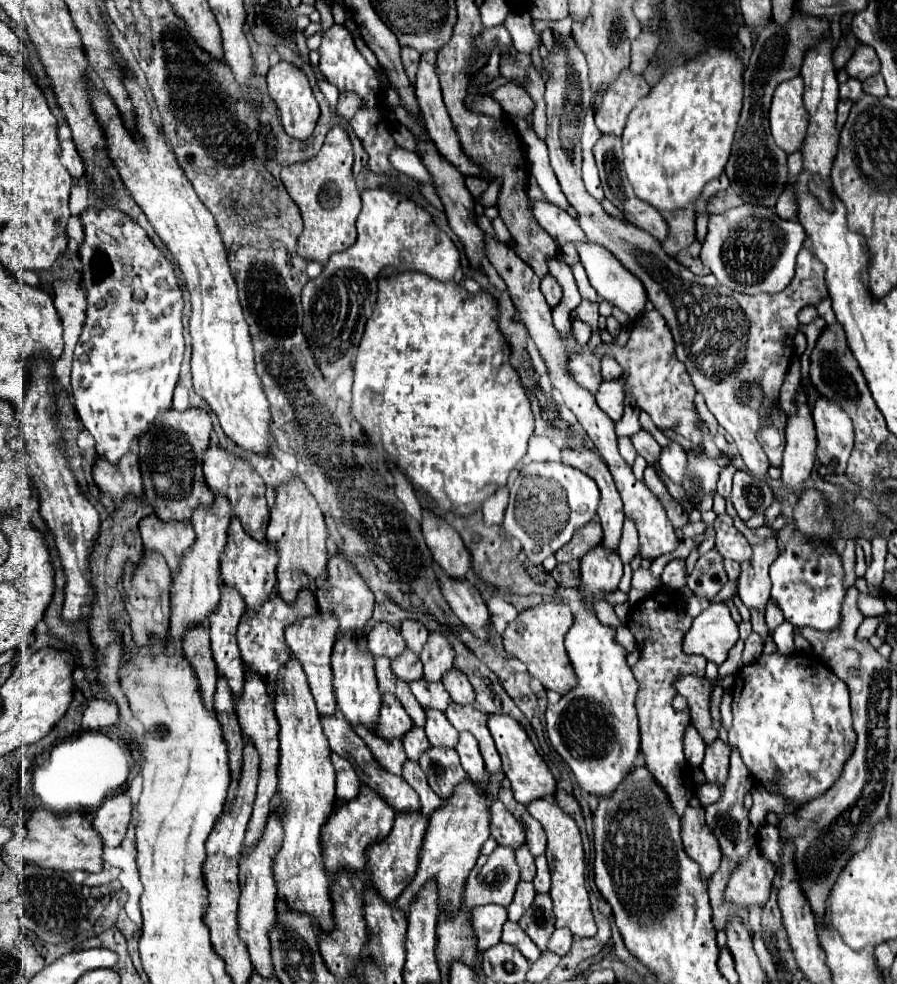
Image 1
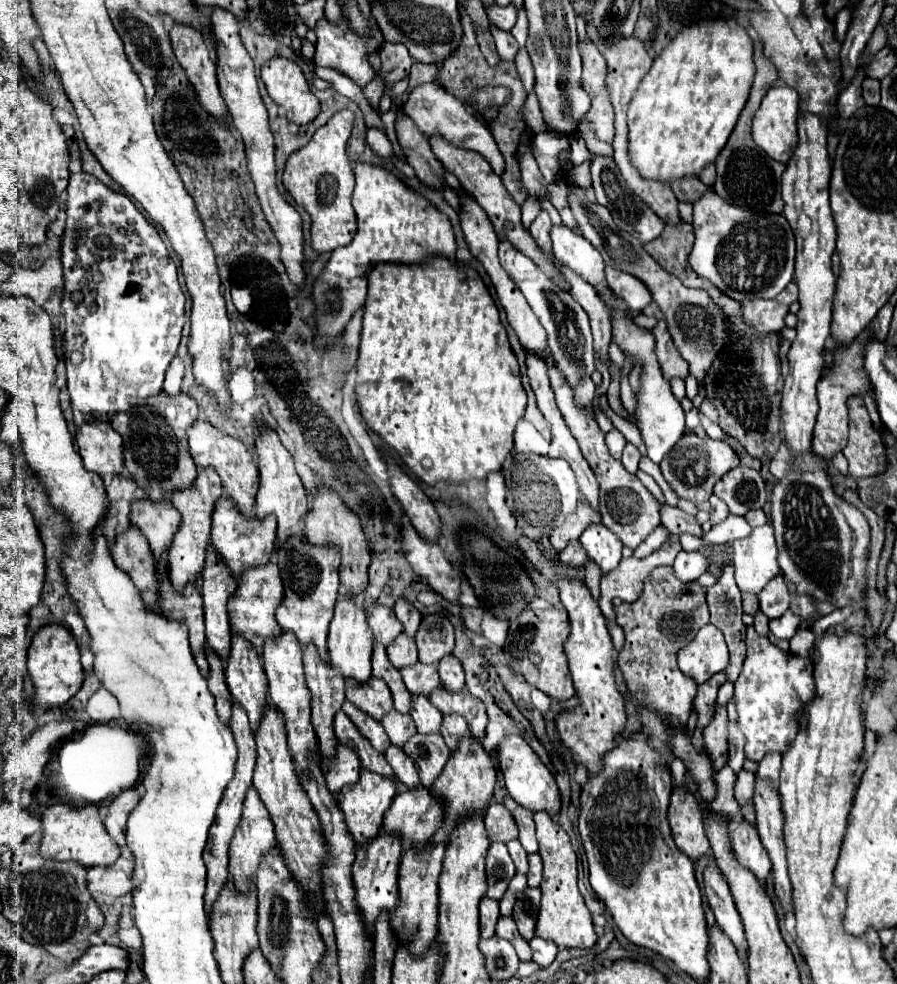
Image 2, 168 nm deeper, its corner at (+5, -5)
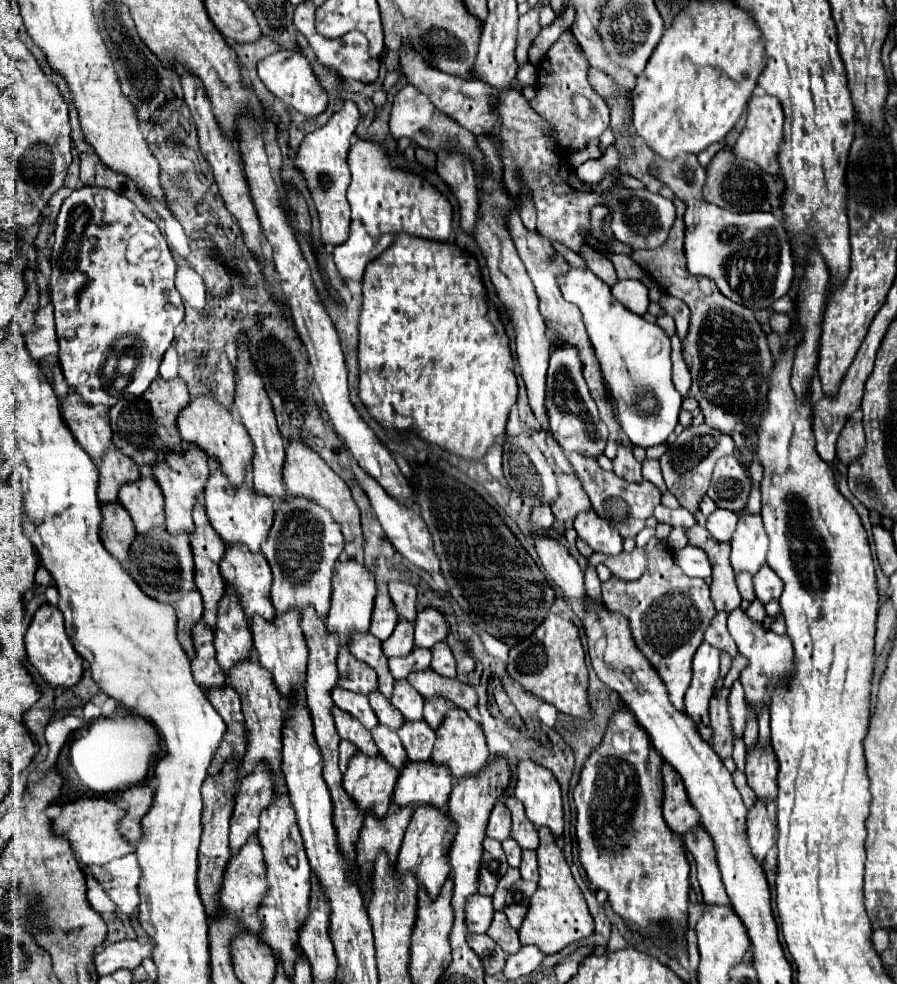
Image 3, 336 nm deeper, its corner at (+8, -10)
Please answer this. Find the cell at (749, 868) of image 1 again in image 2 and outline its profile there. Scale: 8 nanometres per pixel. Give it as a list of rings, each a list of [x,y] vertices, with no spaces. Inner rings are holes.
[[[741,822],[741,824],[731,824],[729,834],[737,862],[747,870],[751,870],[759,880],[765,880],[771,872],[771,862],[759,840],[757,830],[751,824]]]

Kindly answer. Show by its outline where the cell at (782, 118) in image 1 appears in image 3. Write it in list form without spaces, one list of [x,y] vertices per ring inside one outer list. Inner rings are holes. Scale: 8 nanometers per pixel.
[[[752,95],[748,101],[748,117],[746,117],[746,125],[736,141],[736,145],[732,147],[732,153],[740,159],[748,159],[754,161],[762,171],[776,175],[778,173],[778,161],[776,161],[776,151],[782,143],[782,127],[784,127],[784,113],[782,113],[782,105],[778,99],[770,97],[770,95]]]

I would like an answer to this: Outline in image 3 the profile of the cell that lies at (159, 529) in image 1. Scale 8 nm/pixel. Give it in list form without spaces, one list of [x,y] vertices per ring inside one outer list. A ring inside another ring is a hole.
[[[142,475],[136,483],[120,487],[118,501],[130,513],[136,531],[146,533],[150,527],[164,525],[164,495],[152,475]]]

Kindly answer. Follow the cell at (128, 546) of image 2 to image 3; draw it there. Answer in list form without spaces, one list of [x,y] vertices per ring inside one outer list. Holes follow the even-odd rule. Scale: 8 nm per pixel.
[[[112,503],[112,507],[104,507],[102,509],[102,525],[100,525],[100,539],[104,543],[104,547],[120,561],[126,563],[128,559],[128,547],[132,543],[132,539],[136,537],[136,529],[134,523],[128,515],[128,511],[124,511],[124,507],[120,507],[120,503]]]

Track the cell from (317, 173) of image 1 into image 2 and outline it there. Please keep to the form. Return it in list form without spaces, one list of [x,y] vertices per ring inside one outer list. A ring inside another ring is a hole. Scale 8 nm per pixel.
[[[343,110],[335,114],[325,126],[317,130],[307,146],[291,154],[283,172],[285,190],[311,216],[311,248],[317,254],[327,254],[339,246],[347,246],[357,232],[357,218],[351,206],[355,176],[345,156],[345,144],[351,136],[351,126],[353,112]]]

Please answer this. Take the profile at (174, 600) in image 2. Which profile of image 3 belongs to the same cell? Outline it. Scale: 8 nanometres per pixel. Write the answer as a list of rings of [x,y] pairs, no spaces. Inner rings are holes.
[[[154,527],[148,531],[148,535],[140,535],[132,541],[130,547],[130,559],[128,559],[128,573],[134,577],[138,587],[150,595],[152,599],[170,603],[176,609],[178,617],[178,641],[186,655],[194,657],[192,647],[192,625],[202,619],[202,595],[194,583],[194,559],[192,559],[192,547],[186,533],[180,535],[168,535],[166,527]]]

